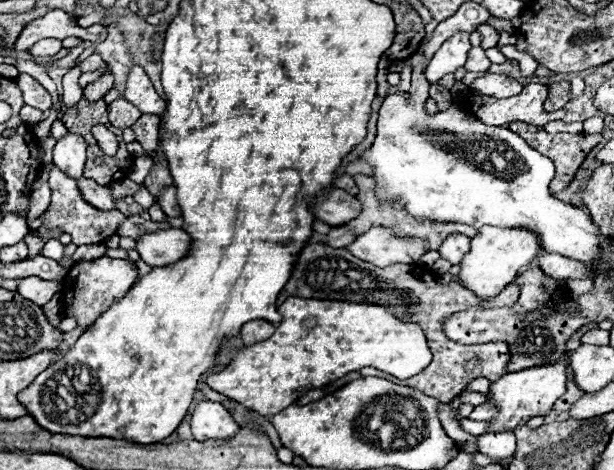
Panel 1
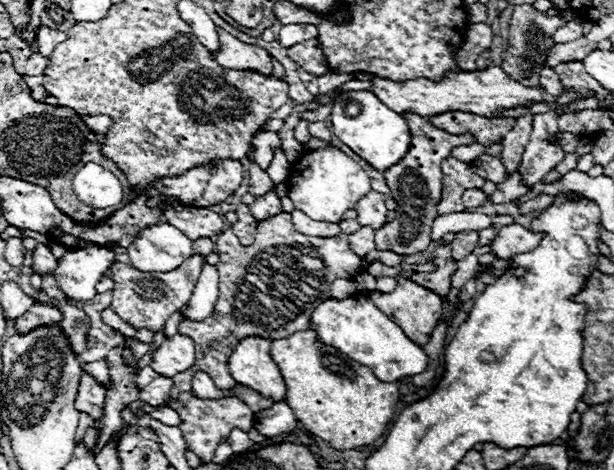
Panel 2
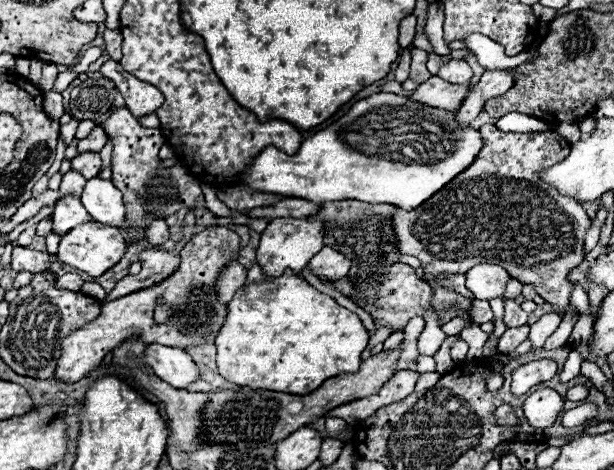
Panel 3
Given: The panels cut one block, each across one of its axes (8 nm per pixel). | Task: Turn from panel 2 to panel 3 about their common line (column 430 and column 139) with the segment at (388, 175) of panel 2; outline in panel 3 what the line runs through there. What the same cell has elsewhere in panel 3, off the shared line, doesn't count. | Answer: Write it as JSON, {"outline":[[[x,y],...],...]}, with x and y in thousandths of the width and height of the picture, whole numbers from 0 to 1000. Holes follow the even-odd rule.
{"outline":[[[182,230],[182,247],[173,260],[166,260],[166,268],[169,268],[169,277],[182,302],[182,387],[202,413],[202,434],[205,434],[205,455],[208,455],[205,472],[221,477],[221,481],[244,481],[248,468],[261,468],[261,464],[270,464],[277,455],[287,455],[293,443],[332,438],[326,383],[319,383],[319,374],[313,374],[300,353],[283,353],[277,362],[261,357],[257,323],[267,306],[261,277],[228,268],[225,251],[215,247],[205,230]]]}

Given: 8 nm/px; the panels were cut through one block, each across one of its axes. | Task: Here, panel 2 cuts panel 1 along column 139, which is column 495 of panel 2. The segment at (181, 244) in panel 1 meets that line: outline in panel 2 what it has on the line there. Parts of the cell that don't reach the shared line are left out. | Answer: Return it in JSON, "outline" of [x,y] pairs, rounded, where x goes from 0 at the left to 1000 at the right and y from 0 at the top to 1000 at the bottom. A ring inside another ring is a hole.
{"outline":[[[831,477],[818,485],[818,494],[801,515],[801,536],[811,540],[811,549],[831,549],[834,540],[866,536],[886,506],[886,494],[866,494],[857,481]]]}

